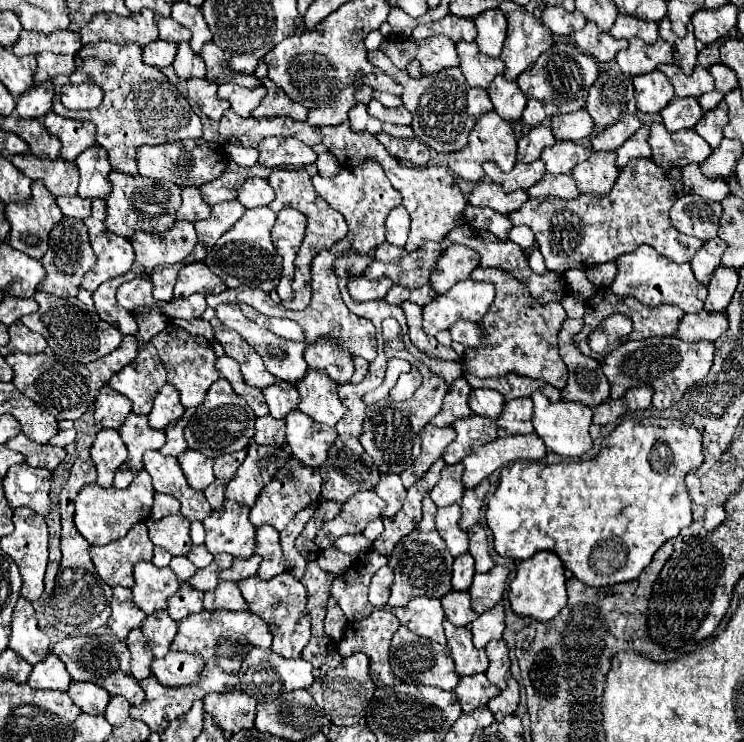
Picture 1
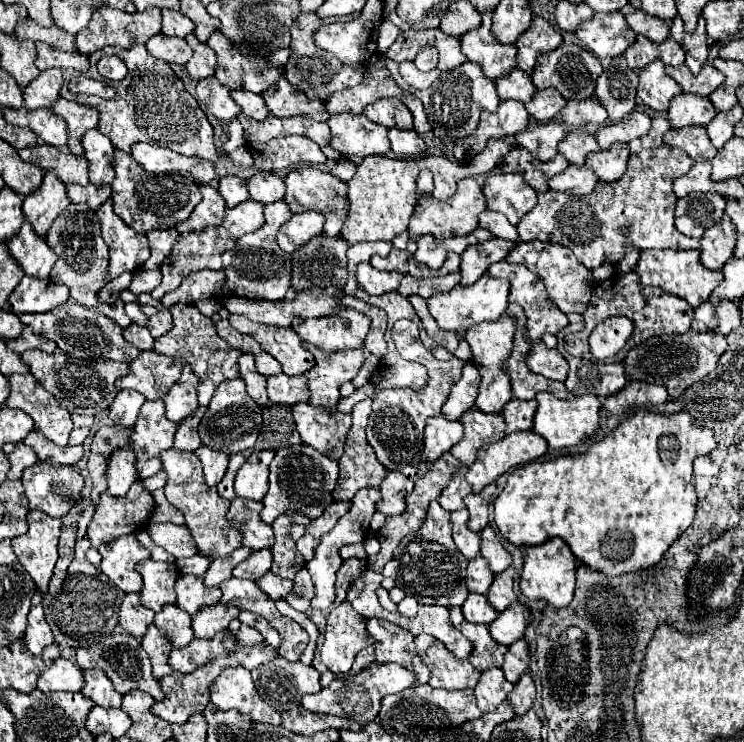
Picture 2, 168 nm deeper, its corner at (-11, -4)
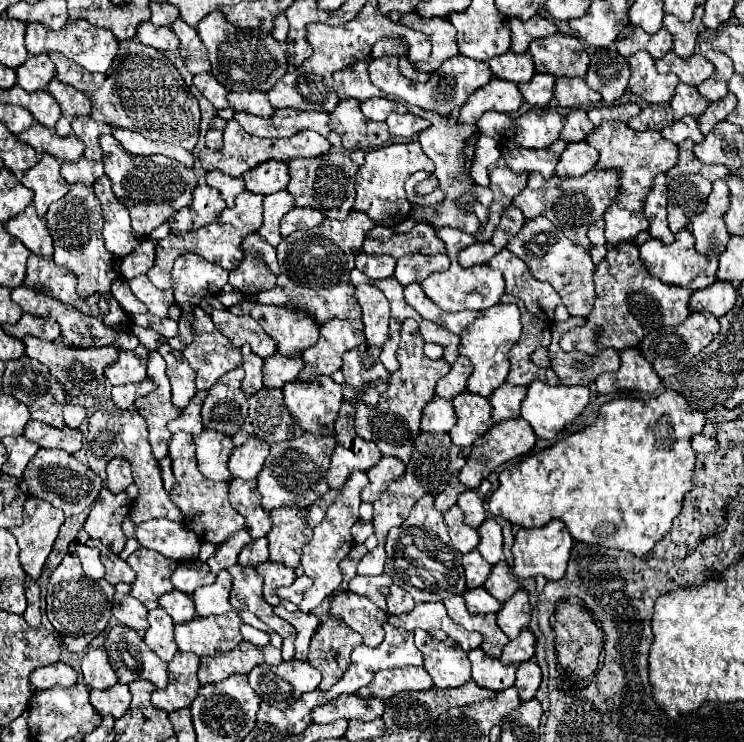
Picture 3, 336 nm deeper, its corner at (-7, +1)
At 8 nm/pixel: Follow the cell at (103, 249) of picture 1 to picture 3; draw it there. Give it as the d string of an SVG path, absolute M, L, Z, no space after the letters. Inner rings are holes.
M105 174L95 180L93 188L95 188L95 196L101 202L101 210L103 210L103 218L105 218L105 228L103 228L105 248L113 256L123 258L123 256L131 254L135 250L135 246L139 244L139 238L133 234L133 228L129 224L129 212L115 198L115 194L111 190L111 182Z

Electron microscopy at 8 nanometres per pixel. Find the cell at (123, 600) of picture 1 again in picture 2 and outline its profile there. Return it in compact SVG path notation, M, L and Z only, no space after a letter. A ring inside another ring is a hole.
M127 593L119 609L119 625L133 637L143 637L155 621L155 613L139 603L139 593Z

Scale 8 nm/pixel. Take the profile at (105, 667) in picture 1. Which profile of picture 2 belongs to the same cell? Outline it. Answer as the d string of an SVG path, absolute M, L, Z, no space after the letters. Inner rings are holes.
M111 635L103 643L89 645L89 647L79 647L79 649L75 649L75 657L77 657L77 665L83 671L93 669L93 667L103 669L107 673L107 677L111 679L115 691L121 693L121 695L129 693L131 689L139 689L139 691L149 693L155 701L161 701L163 699L163 691L159 687L159 681L155 681L155 677L151 673L149 657L143 651L139 639L135 639L131 635Z

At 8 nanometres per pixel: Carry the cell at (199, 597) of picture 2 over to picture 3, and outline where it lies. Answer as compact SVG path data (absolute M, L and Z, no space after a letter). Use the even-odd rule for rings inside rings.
M189 560L189 562L181 562L179 568L173 572L171 582L177 590L185 592L185 594L193 594L199 586L207 586L215 582L215 576L211 574L207 562L201 560Z

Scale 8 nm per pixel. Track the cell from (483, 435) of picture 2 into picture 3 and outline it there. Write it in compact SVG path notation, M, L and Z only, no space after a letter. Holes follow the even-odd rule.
M467 390L459 392L453 396L451 404L455 406L455 414L457 414L457 424L453 426L451 440L461 446L467 448L471 446L483 432L487 432L489 428L493 428L493 420L491 420L491 406L489 400L477 394L471 394Z

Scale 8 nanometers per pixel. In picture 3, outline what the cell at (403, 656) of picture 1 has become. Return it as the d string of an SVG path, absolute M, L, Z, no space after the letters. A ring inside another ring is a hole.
M415 630L415 646L423 652L423 668L437 688L459 688L471 680L467 652L453 640L439 642L425 630Z

